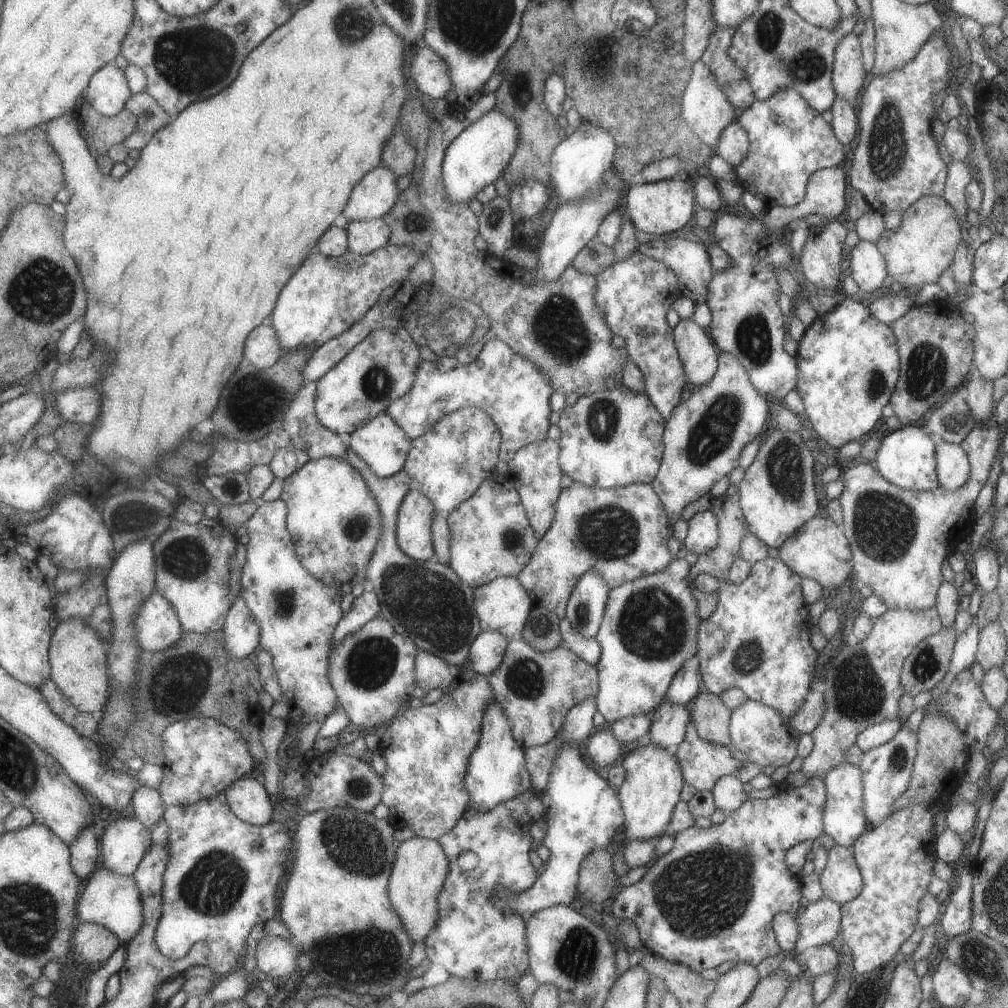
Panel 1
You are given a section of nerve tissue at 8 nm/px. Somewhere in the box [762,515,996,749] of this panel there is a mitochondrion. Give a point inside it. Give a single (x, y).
(858, 693)

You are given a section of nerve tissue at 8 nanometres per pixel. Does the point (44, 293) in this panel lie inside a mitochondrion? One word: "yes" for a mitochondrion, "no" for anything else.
yes

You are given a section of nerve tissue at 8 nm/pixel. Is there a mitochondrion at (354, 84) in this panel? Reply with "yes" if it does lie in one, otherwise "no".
no

